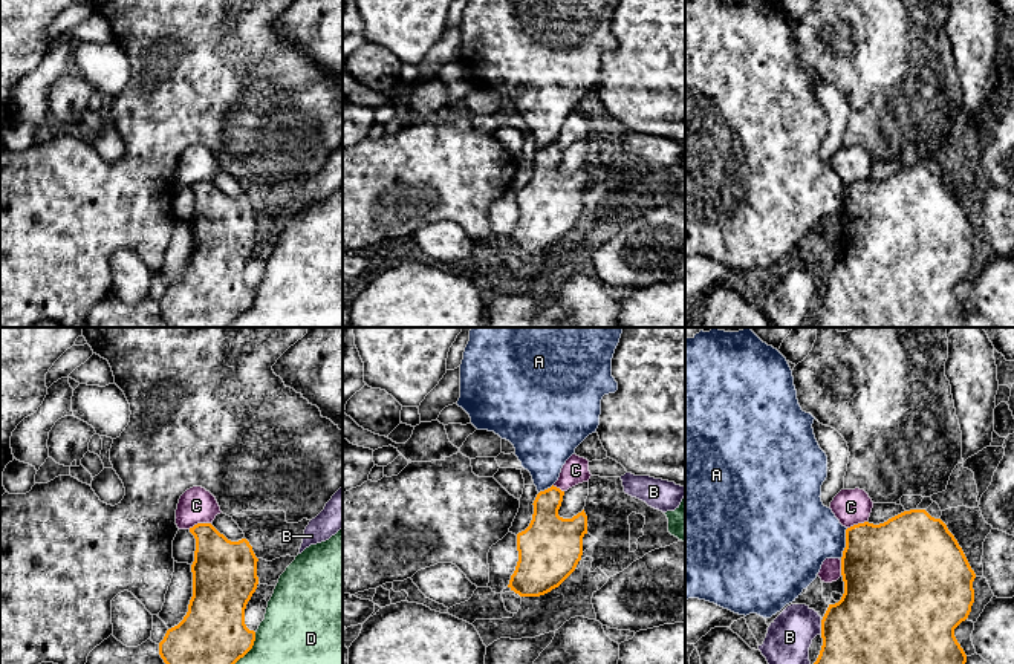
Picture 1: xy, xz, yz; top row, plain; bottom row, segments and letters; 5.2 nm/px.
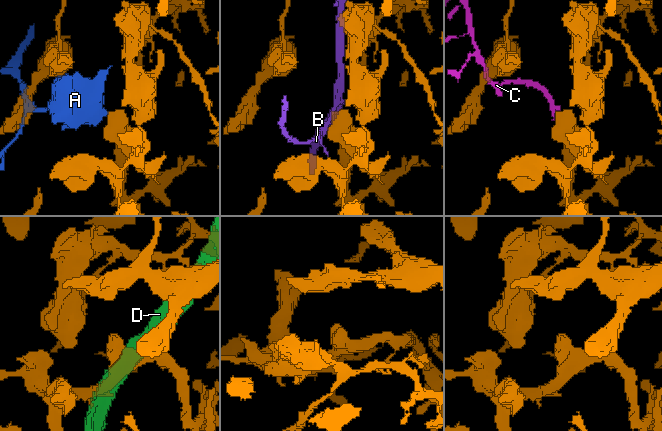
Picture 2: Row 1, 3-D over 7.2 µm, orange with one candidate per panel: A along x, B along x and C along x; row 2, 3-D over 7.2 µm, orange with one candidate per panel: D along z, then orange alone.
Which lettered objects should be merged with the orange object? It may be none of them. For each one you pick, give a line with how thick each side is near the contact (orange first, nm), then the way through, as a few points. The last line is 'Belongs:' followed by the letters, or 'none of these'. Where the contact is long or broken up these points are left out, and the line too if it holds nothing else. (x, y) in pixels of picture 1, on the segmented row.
Belongs: none of these

